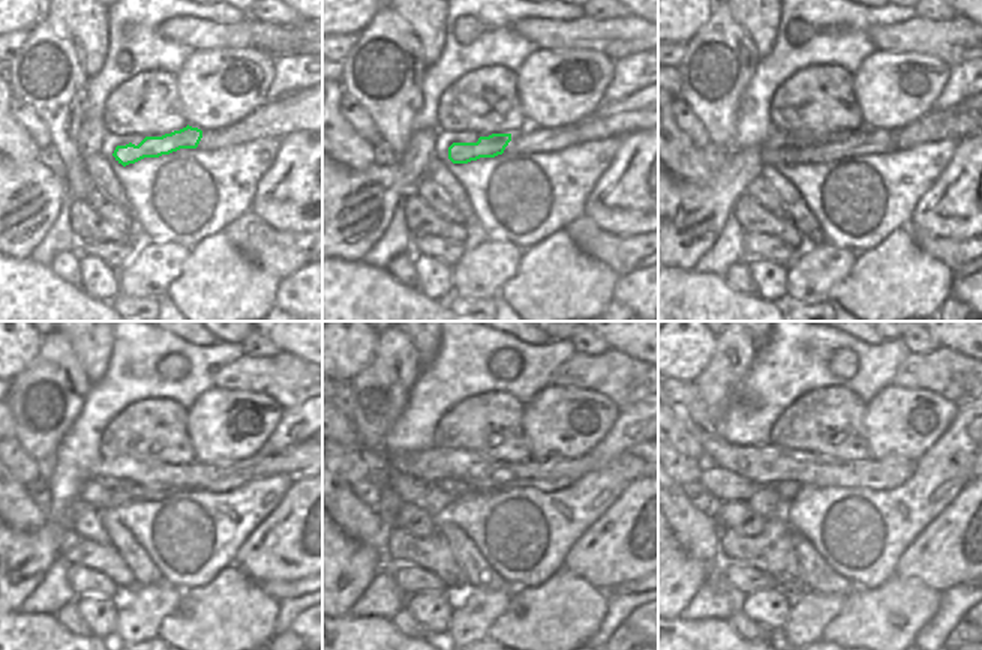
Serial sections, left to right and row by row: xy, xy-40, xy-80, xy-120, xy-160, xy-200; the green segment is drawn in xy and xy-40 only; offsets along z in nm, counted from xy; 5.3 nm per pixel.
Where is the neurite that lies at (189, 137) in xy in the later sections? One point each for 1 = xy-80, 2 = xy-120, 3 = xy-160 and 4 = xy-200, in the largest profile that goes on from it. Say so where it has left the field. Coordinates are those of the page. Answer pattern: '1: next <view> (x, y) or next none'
1: next xy-80 (790, 155)
2: next xy-120 (108, 499)
3: next xy-160 (437, 502)
4: next xy-200 (765, 502)

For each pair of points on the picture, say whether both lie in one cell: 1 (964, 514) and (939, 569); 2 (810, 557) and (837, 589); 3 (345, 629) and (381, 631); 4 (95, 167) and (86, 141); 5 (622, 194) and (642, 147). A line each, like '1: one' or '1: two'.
1: one
2: one
3: one
4: two
5: one

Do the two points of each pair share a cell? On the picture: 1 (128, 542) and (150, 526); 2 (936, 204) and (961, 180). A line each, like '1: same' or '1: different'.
1: different
2: same

